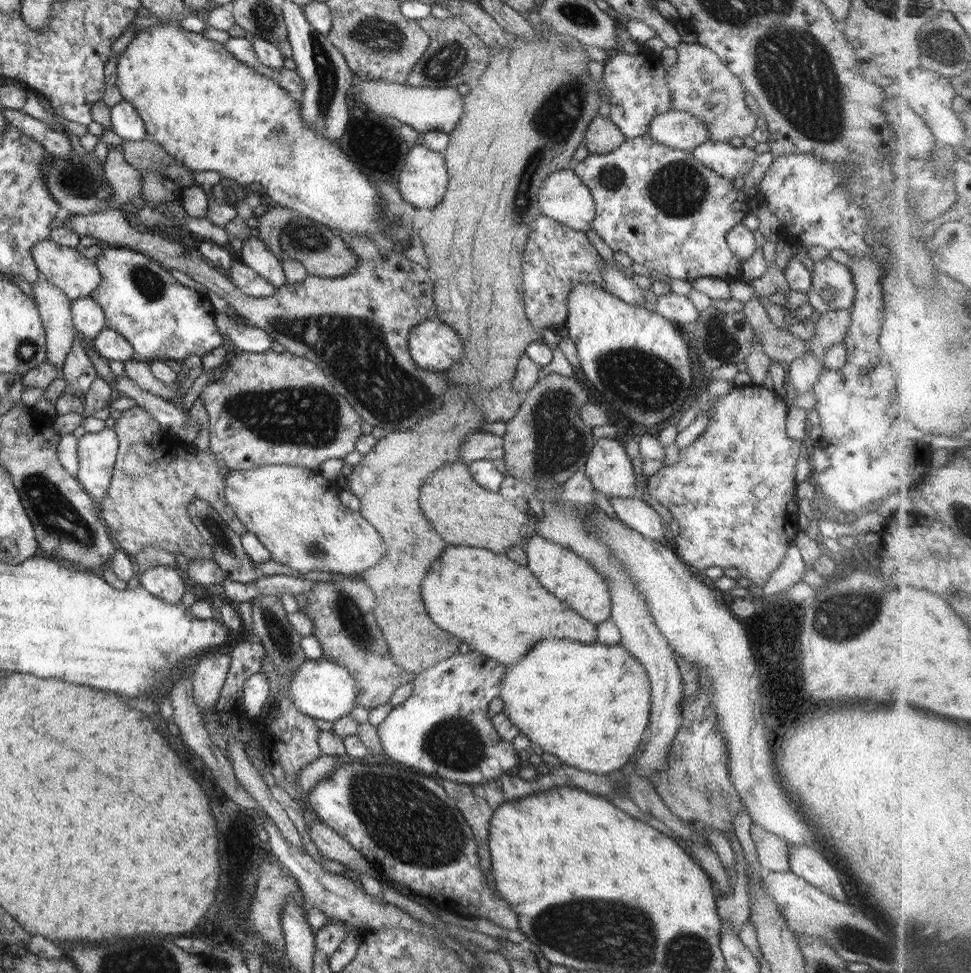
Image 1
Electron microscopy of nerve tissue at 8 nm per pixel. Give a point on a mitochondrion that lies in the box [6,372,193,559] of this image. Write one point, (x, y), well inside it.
(55, 514)

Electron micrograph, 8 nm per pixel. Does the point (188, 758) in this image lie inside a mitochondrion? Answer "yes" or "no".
no

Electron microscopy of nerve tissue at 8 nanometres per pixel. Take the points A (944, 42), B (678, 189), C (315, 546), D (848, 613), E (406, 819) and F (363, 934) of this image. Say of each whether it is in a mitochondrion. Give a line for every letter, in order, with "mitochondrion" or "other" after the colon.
A: mitochondrion
B: mitochondrion
C: mitochondrion
D: mitochondrion
E: mitochondrion
F: other

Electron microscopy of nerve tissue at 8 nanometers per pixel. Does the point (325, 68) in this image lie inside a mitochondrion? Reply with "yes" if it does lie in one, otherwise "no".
yes

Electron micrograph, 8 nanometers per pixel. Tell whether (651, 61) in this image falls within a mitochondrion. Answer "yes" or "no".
no

